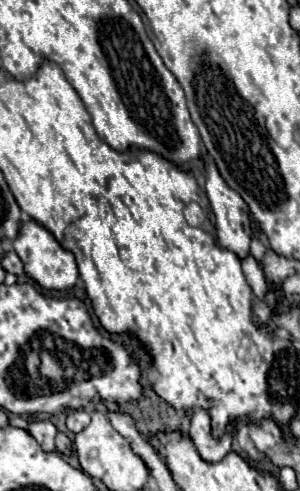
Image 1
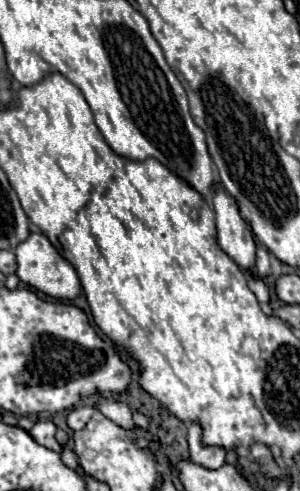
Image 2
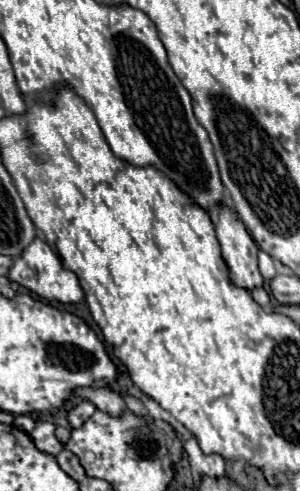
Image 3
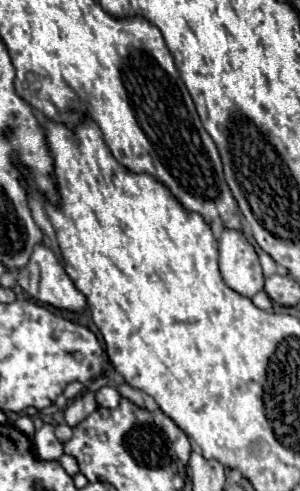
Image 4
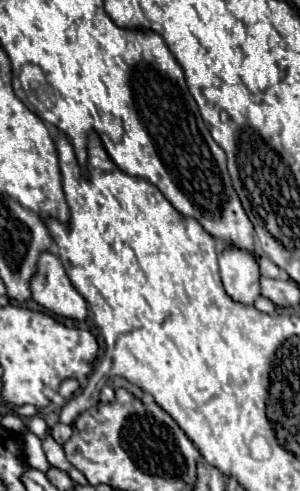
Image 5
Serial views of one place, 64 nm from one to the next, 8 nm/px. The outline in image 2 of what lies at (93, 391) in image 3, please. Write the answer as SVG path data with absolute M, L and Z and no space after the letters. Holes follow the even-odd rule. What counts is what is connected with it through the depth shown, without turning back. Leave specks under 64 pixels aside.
M101 397L97 405L100 412L117 425L126 430L132 430L135 428L132 413L127 404L120 400L110 401Z

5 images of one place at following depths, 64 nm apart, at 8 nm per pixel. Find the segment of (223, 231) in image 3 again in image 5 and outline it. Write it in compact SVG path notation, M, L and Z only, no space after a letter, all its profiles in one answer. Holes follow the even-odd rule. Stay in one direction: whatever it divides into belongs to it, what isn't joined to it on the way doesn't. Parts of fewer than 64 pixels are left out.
M226 246L218 256L218 264L226 292L242 304L254 304L260 296L260 268L254 254Z

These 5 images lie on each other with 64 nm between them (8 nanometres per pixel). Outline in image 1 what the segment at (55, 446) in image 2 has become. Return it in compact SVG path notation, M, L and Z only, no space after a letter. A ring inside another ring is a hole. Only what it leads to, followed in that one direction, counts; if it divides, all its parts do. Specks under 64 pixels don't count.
M32 422L28 432L36 438L36 442L40 444L40 448L44 452L52 452L54 450L54 438L58 434L56 426L52 422Z

